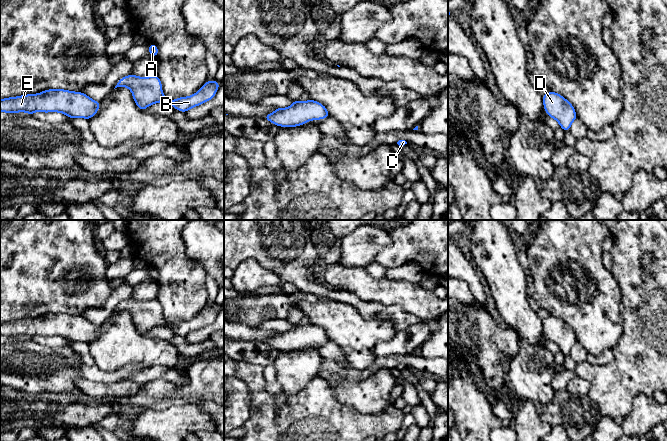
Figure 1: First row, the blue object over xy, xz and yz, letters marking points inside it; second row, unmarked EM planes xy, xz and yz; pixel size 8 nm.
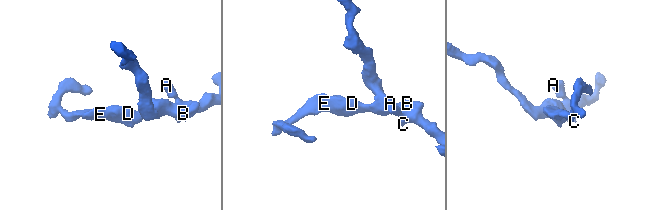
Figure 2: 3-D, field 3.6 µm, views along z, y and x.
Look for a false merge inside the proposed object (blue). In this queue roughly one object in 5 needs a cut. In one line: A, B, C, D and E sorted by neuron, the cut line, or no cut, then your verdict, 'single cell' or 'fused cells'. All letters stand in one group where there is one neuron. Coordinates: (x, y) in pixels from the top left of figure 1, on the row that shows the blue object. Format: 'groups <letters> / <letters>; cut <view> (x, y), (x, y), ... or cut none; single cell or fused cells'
groups A B C D E; cut none; single cell

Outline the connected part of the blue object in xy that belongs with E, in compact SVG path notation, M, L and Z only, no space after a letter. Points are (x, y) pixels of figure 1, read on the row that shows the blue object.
M48 89L37 94L27 94L16 97L0 99L0 112L19 113L26 112L29 115L39 111L44 113L57 112L63 113L72 120L84 118L89 120L95 116L99 110L100 101L91 99L83 92L68 91L65 89Z

